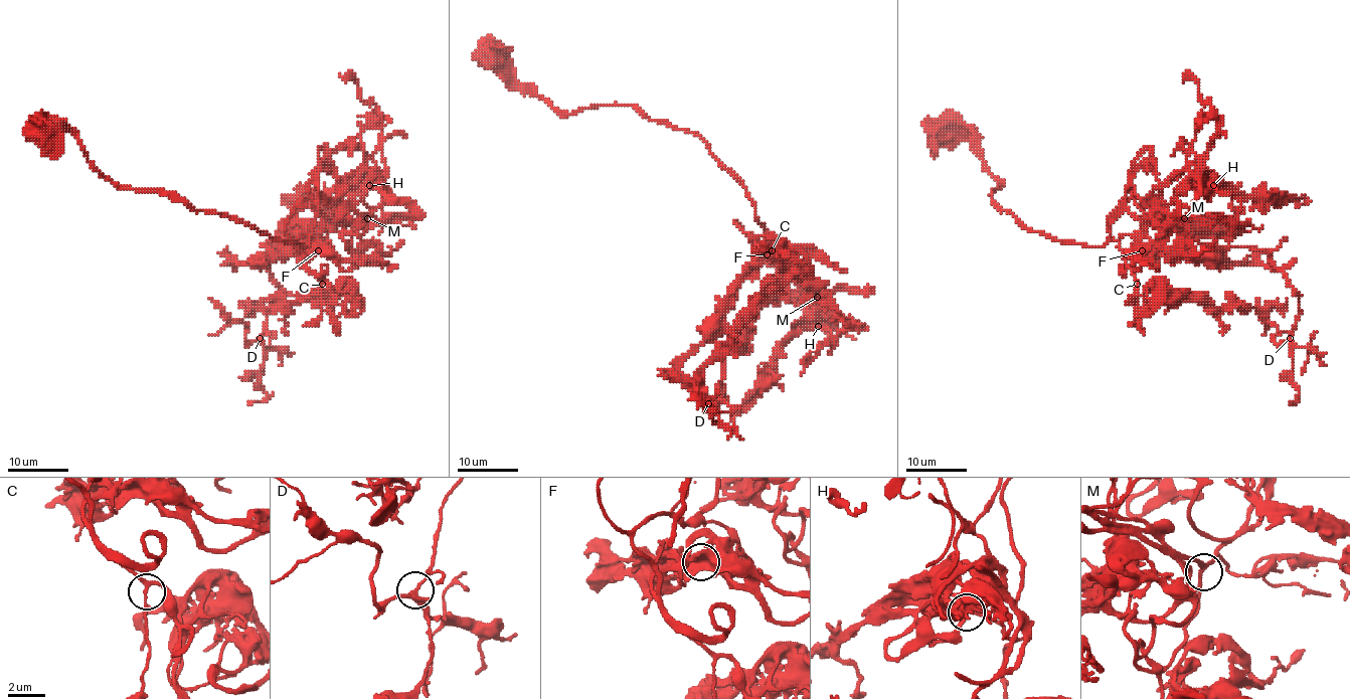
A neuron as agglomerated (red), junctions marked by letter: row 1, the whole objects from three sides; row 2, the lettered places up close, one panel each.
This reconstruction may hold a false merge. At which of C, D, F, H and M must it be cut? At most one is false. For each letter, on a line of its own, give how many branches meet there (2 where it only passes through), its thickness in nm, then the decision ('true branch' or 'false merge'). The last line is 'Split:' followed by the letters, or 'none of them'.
C: 3 branches meet; 170 nm thick; true branch
D: 3 branches meet; 280 nm thick; true branch
F: 3 branches meet; 500 nm thick; true branch
H: 4 branches meet; 220 nm thick; true branch
M: 3 branches meet; 200 nm thick; true branch
Split: none of them

